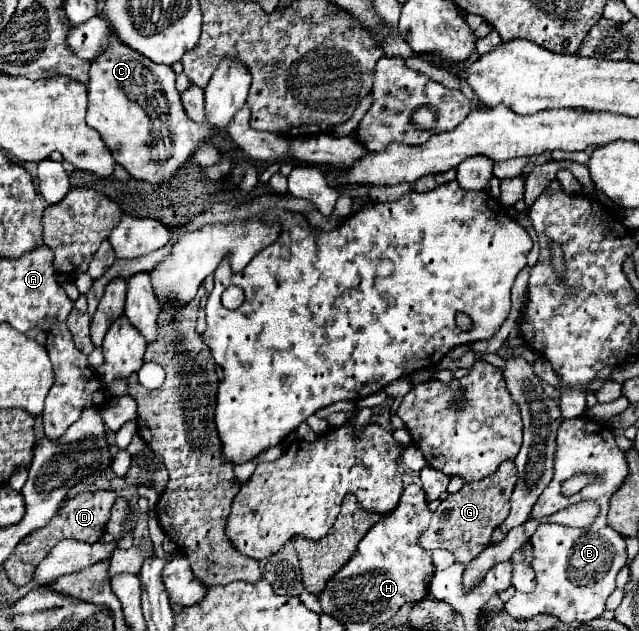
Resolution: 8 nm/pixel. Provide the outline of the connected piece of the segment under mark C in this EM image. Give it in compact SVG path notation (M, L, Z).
M111 35L111 51L101 55L91 63L91 79L87 83L89 91L89 109L87 125L93 127L101 139L109 145L113 159L123 165L133 179L149 181L153 185L163 185L173 179L177 171L191 159L201 143L207 143L213 135L219 135L219 129L211 123L195 123L185 115L185 109L175 87L175 73L167 65L155 65L147 57L123 47L115 35Z

